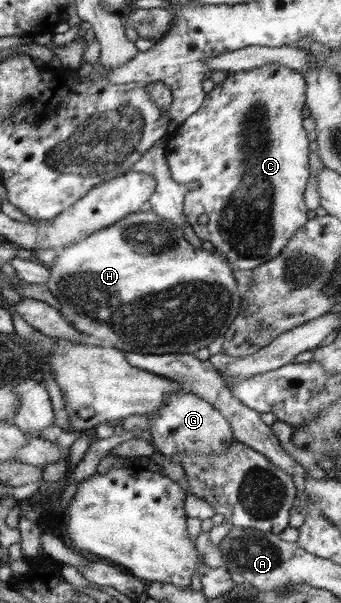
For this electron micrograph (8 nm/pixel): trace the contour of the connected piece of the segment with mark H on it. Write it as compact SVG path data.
M151 210L146 212L133 212L123 217L112 227L94 232L90 237L79 239L74 244L57 250L57 258L50 266L50 277L46 285L50 293L57 298L60 305L60 313L78 331L89 337L93 342L110 345L123 352L146 353L164 355L170 353L191 353L194 354L202 347L208 347L218 337L224 336L233 319L240 313L241 296L238 291L238 283L232 272L233 264L218 254L218 250L206 251L194 239L188 239L183 231L180 231L174 223L162 219Z

